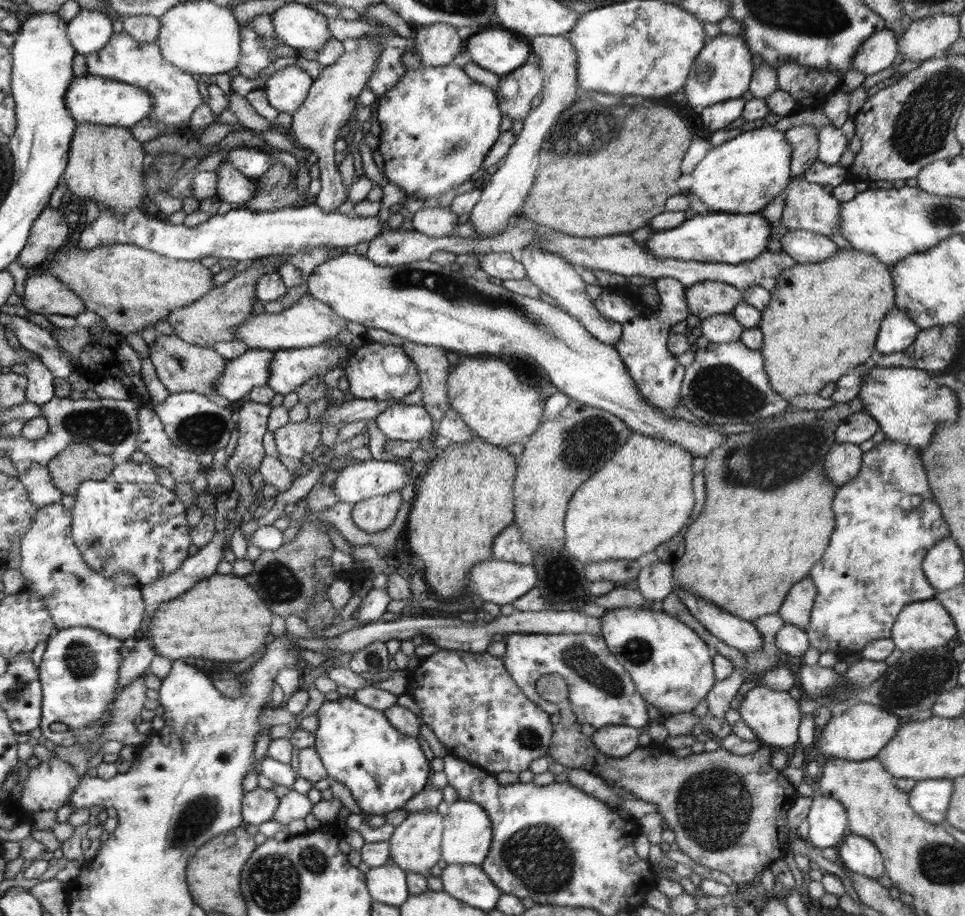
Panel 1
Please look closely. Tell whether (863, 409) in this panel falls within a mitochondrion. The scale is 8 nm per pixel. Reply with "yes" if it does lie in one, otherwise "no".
no

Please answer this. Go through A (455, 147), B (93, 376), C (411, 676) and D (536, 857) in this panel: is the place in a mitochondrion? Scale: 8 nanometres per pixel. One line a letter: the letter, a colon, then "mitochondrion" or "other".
A: mitochondrion
B: other
C: other
D: mitochondrion

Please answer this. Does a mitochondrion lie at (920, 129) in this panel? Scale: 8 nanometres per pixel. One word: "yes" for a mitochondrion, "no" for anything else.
yes

